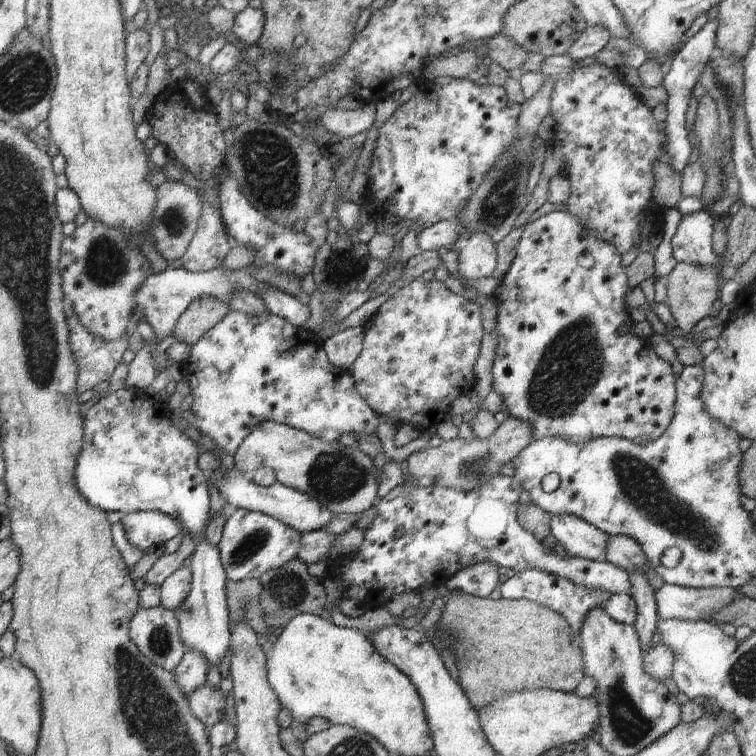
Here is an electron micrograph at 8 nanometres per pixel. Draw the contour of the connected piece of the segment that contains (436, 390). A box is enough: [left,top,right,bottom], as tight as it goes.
[352,278,484,433]

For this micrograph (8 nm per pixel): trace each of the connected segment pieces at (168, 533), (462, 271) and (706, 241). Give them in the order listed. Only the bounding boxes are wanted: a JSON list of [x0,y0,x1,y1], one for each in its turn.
[[122,511,184,550],[457,232,498,280],[671,208,720,267]]

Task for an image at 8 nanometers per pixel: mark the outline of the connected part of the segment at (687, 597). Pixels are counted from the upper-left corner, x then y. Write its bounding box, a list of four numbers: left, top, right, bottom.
[656,583,737,620]

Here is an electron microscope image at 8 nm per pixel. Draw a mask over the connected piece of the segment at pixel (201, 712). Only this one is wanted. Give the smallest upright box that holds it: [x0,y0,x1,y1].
[187,683,226,727]

